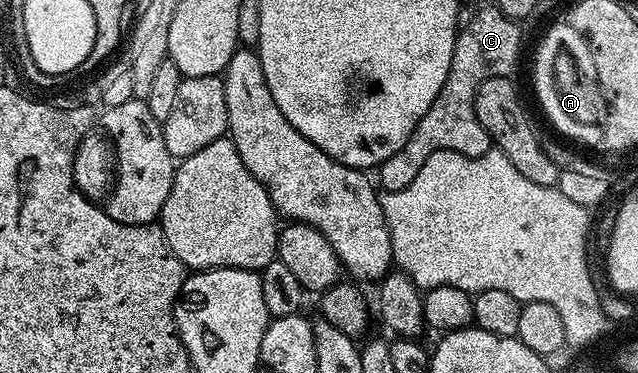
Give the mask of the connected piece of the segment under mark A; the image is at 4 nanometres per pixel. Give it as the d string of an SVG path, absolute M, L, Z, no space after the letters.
M569 22L552 26L543 37L534 57L534 89L545 115L558 132L586 145L600 145L603 142L606 113L595 71L593 49Z

